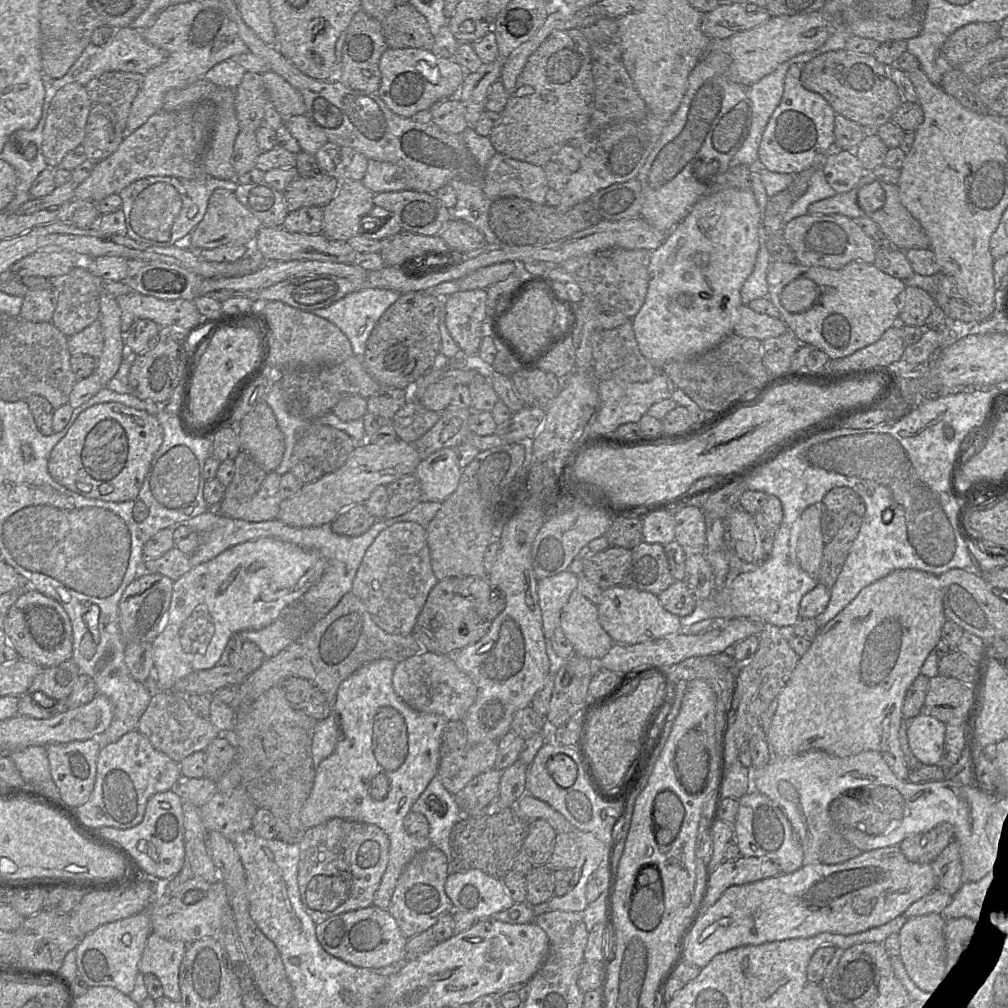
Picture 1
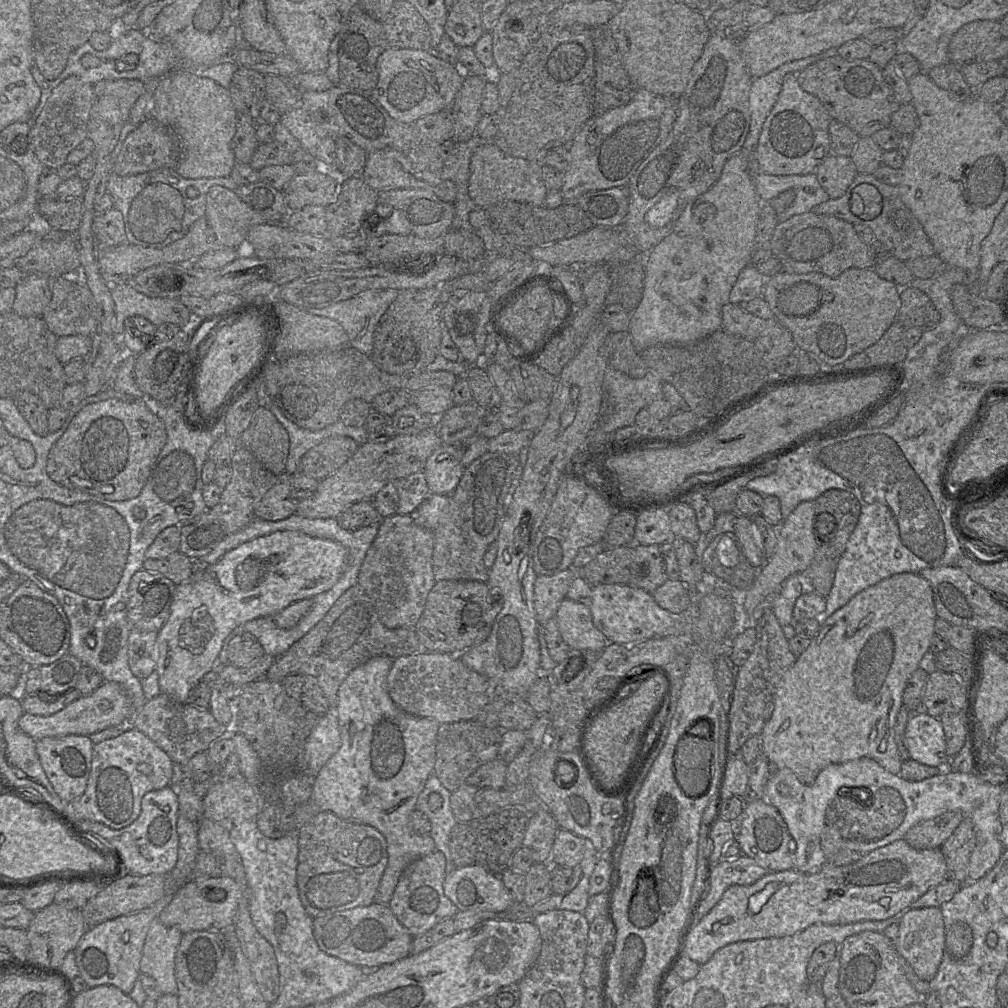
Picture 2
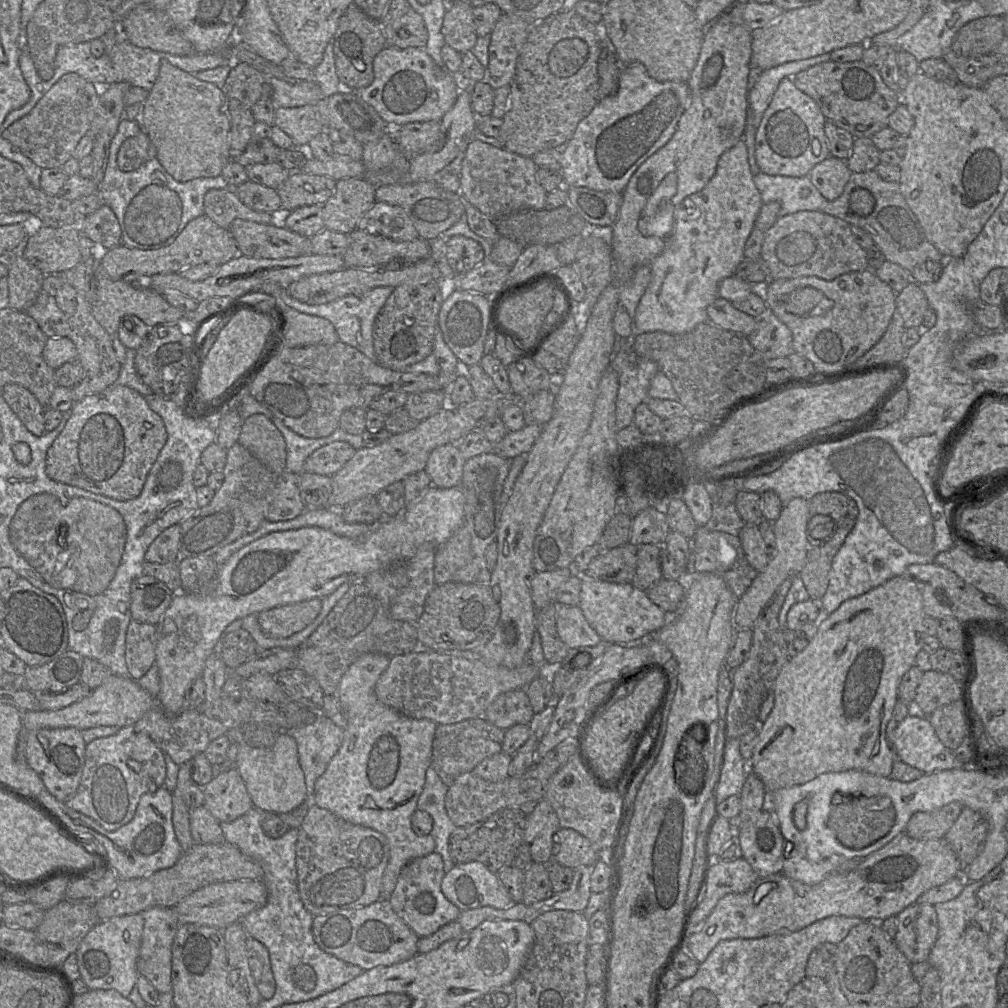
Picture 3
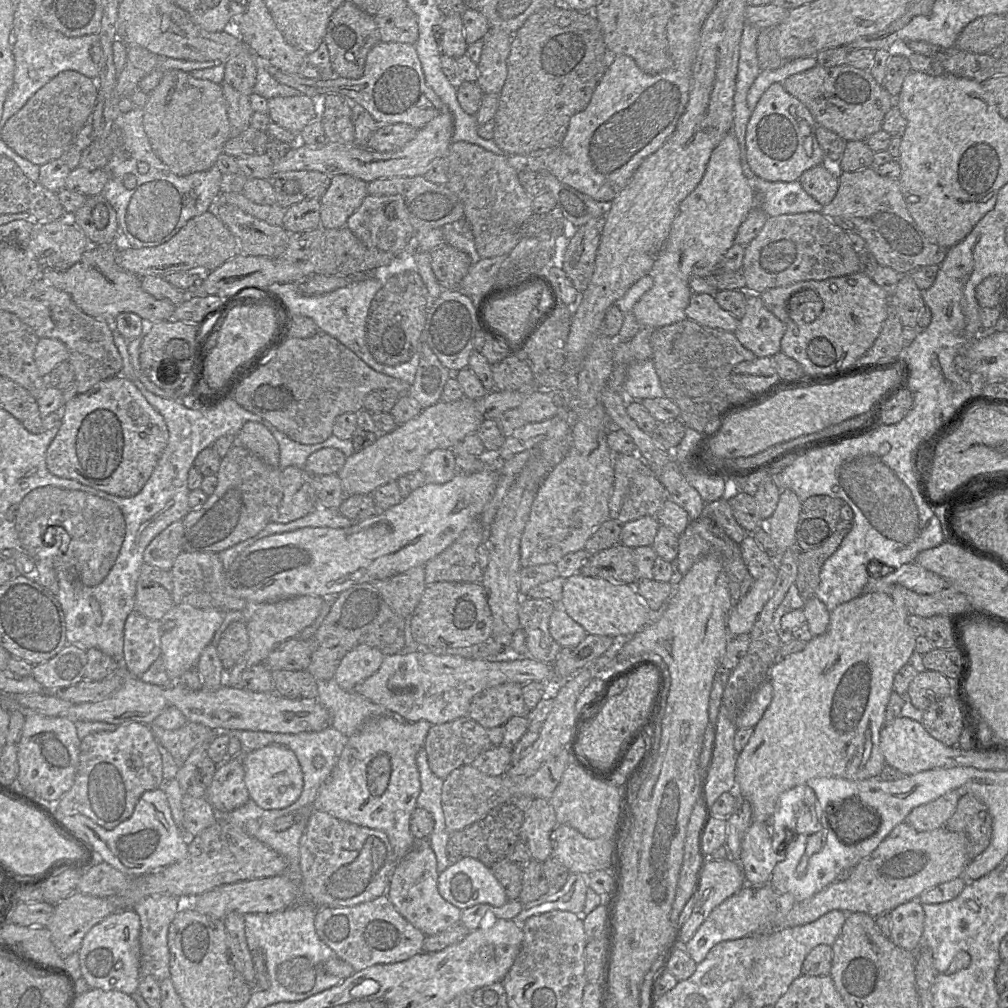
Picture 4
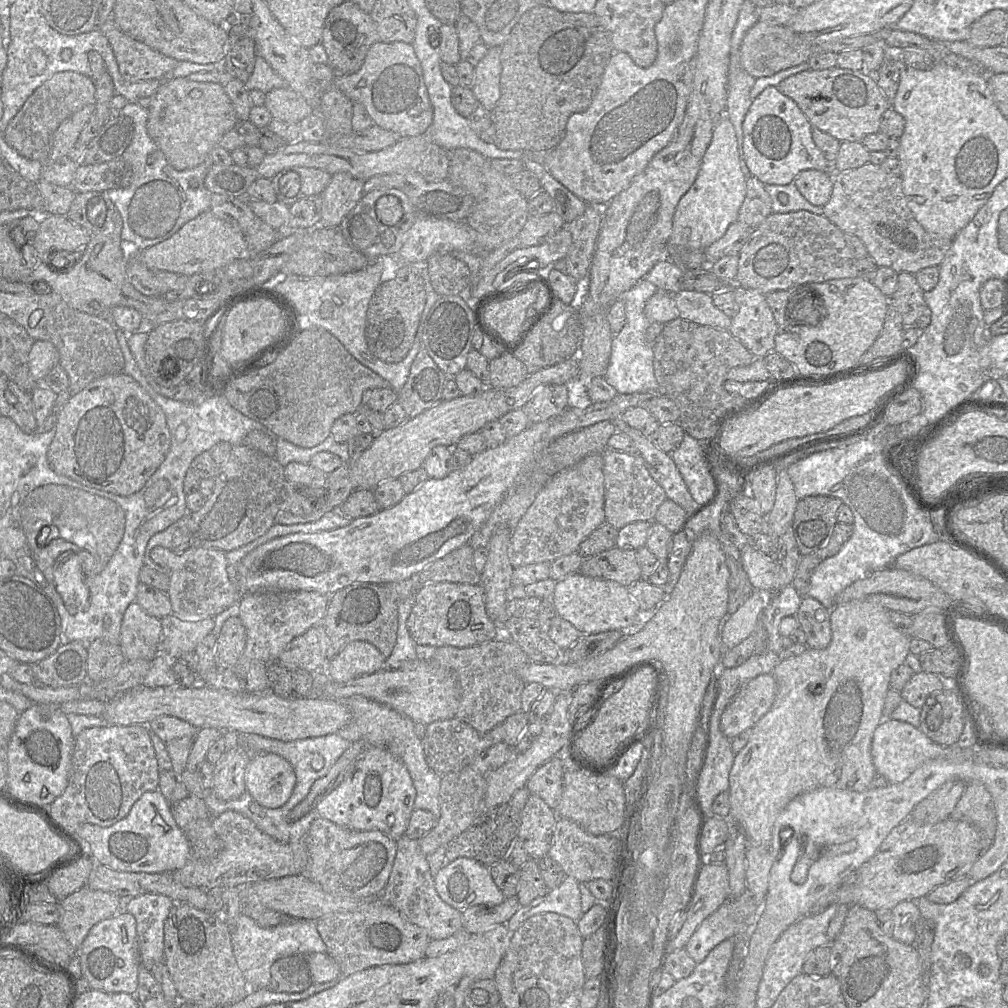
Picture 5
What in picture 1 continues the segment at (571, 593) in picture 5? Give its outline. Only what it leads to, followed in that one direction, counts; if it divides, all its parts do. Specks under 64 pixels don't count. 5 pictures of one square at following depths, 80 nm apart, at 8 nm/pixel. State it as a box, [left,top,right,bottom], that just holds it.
[597,585,682,644]

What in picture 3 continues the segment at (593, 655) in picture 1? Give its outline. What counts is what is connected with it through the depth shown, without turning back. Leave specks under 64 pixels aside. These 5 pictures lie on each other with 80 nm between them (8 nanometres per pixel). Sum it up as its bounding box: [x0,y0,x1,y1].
[556,603,602,649]

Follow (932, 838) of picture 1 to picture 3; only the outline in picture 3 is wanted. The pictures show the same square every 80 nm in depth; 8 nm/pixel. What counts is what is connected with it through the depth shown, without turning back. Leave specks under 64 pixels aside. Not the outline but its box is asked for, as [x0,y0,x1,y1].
[905,802,963,840]

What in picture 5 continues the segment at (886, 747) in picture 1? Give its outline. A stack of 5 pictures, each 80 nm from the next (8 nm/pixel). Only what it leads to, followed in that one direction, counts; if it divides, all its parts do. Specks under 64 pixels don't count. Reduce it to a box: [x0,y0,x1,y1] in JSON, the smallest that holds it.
[729,601,910,847]

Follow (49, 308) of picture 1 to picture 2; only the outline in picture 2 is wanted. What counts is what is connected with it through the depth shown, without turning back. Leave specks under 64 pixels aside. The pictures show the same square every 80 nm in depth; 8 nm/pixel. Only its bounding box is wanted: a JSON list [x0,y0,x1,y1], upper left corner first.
[12,274,51,317]

